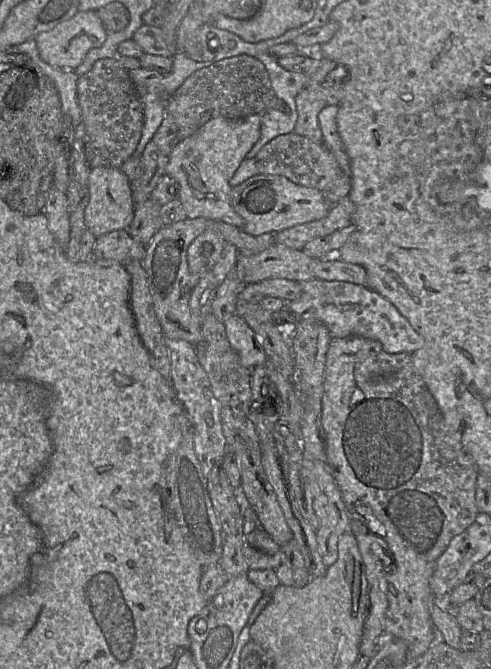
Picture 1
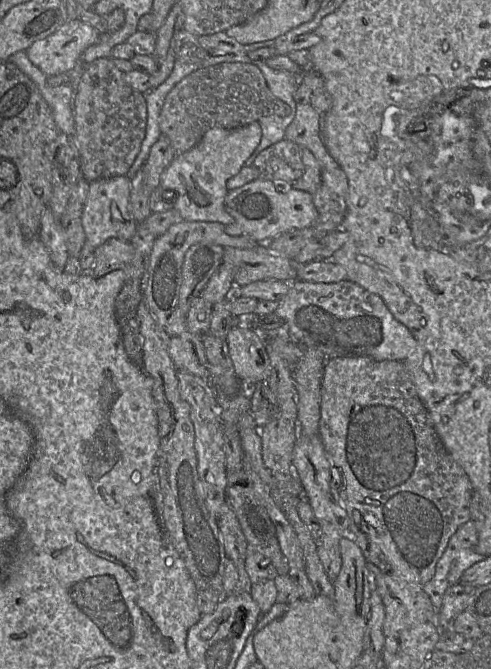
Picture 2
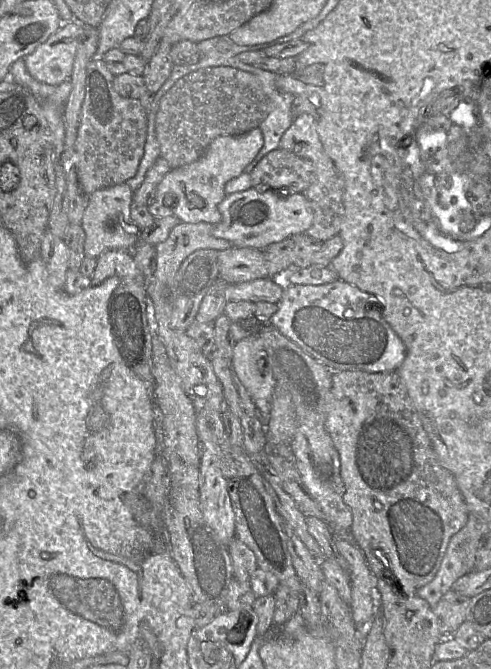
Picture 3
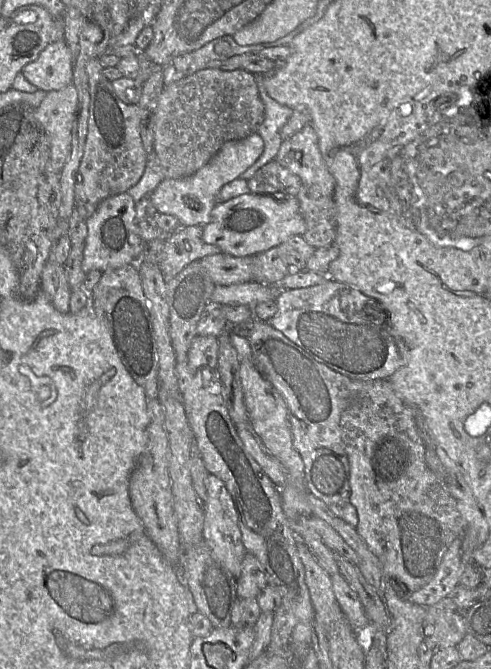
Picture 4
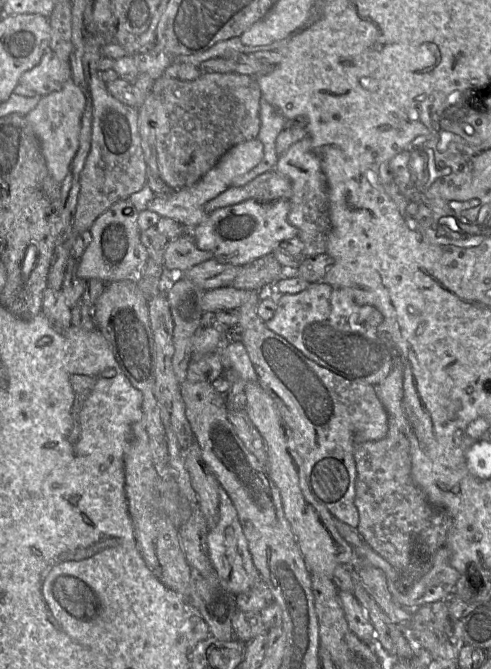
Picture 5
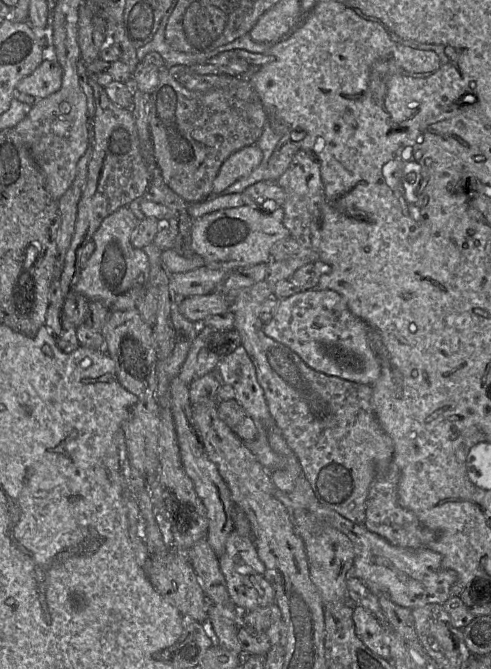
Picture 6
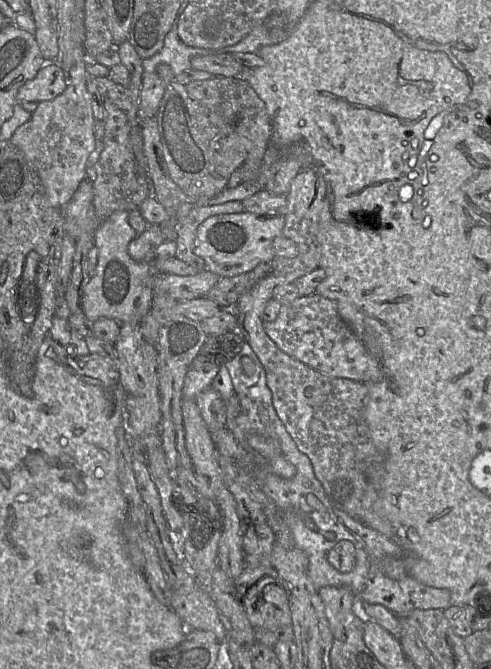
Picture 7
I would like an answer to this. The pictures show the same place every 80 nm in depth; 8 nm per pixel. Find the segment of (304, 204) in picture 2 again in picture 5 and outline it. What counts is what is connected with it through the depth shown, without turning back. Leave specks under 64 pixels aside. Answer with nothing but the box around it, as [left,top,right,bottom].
[192,198,298,266]

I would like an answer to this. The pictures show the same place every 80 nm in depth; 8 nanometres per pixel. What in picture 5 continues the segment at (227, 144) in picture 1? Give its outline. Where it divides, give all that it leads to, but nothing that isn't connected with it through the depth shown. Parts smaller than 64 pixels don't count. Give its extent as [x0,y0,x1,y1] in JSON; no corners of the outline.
[147,139,264,229]

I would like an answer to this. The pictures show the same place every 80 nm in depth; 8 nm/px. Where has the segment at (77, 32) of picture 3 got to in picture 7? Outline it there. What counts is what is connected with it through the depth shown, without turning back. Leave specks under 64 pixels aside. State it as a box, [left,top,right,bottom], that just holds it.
[17,62,66,102]

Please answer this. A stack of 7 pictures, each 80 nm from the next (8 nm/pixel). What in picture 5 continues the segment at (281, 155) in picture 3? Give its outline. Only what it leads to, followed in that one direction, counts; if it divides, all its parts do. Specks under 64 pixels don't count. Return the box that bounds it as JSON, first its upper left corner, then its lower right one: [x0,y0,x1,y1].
[244,170,293,203]

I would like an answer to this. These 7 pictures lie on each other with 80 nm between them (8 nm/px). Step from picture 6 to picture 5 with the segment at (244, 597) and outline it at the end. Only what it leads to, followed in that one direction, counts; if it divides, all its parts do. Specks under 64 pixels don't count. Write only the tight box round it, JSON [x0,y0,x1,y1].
[207,488,262,595]

